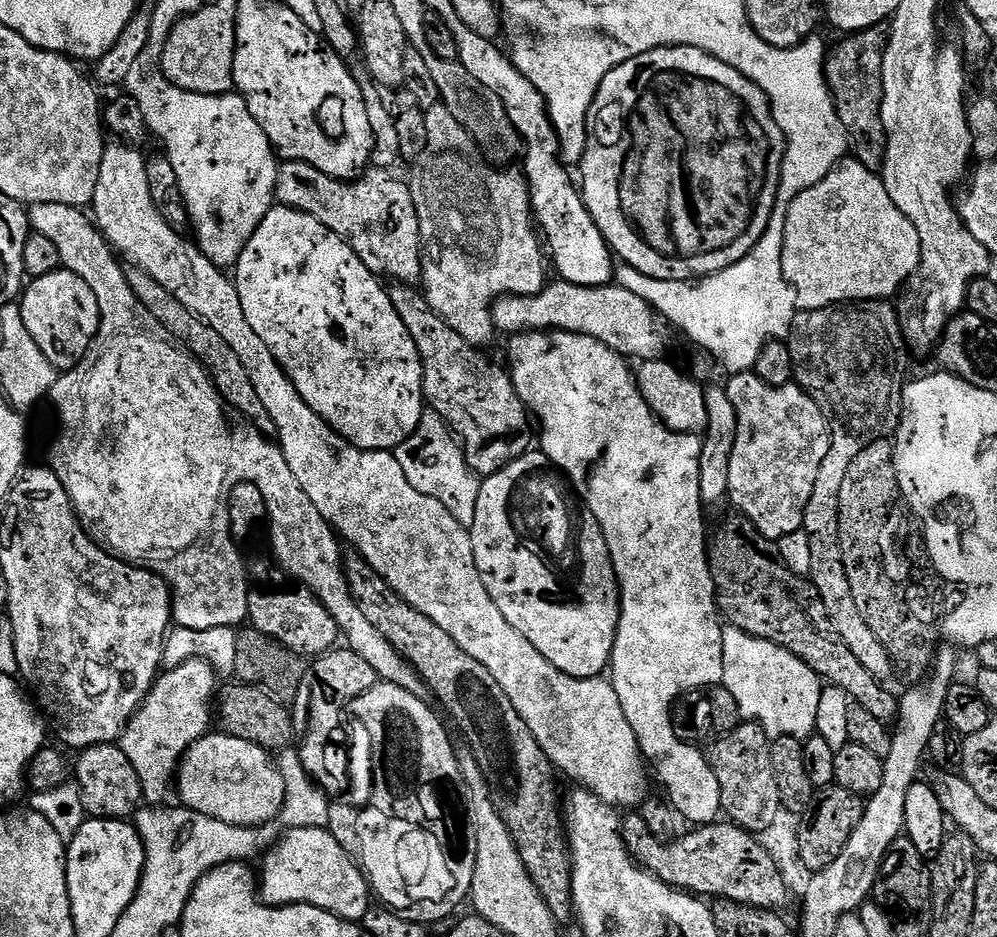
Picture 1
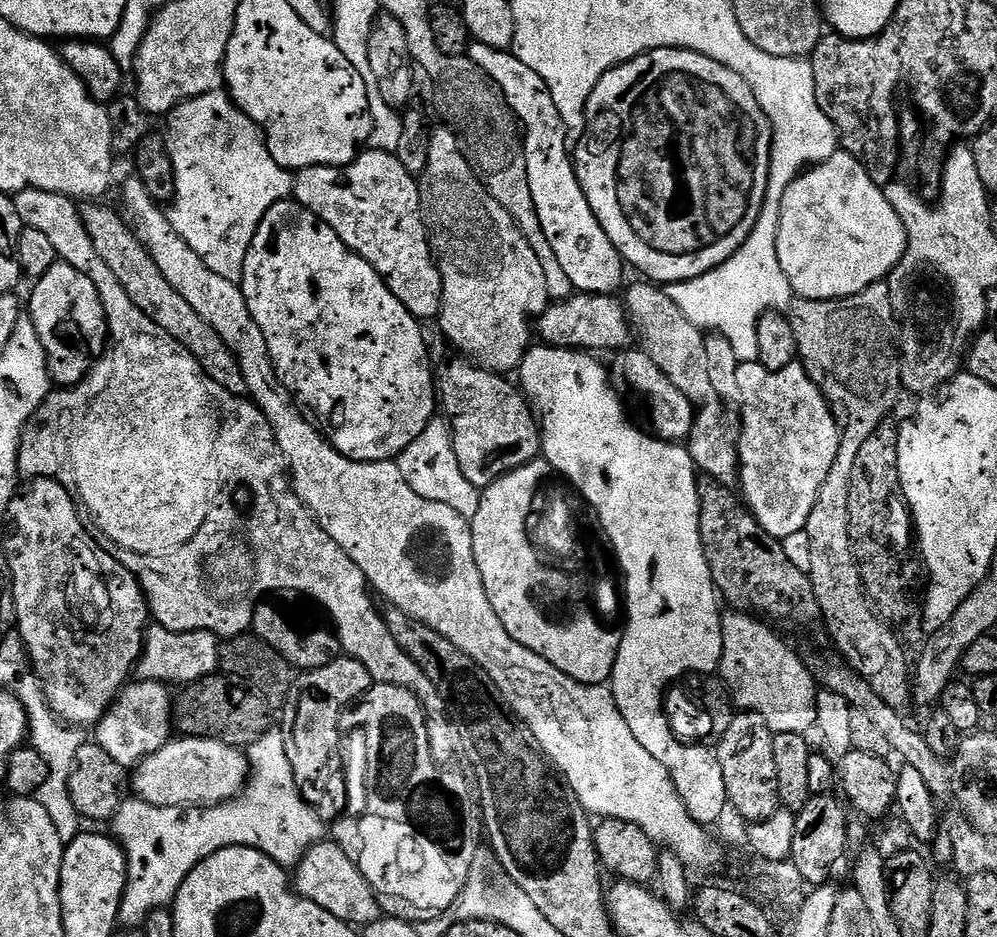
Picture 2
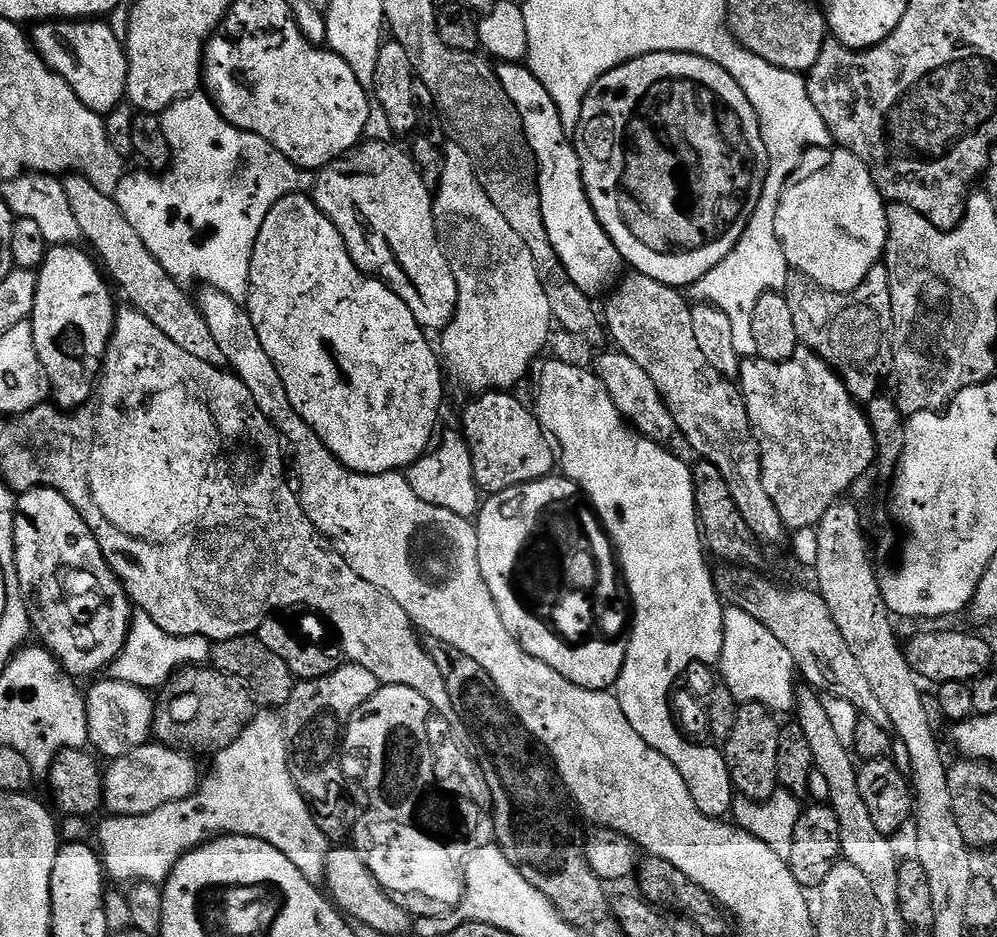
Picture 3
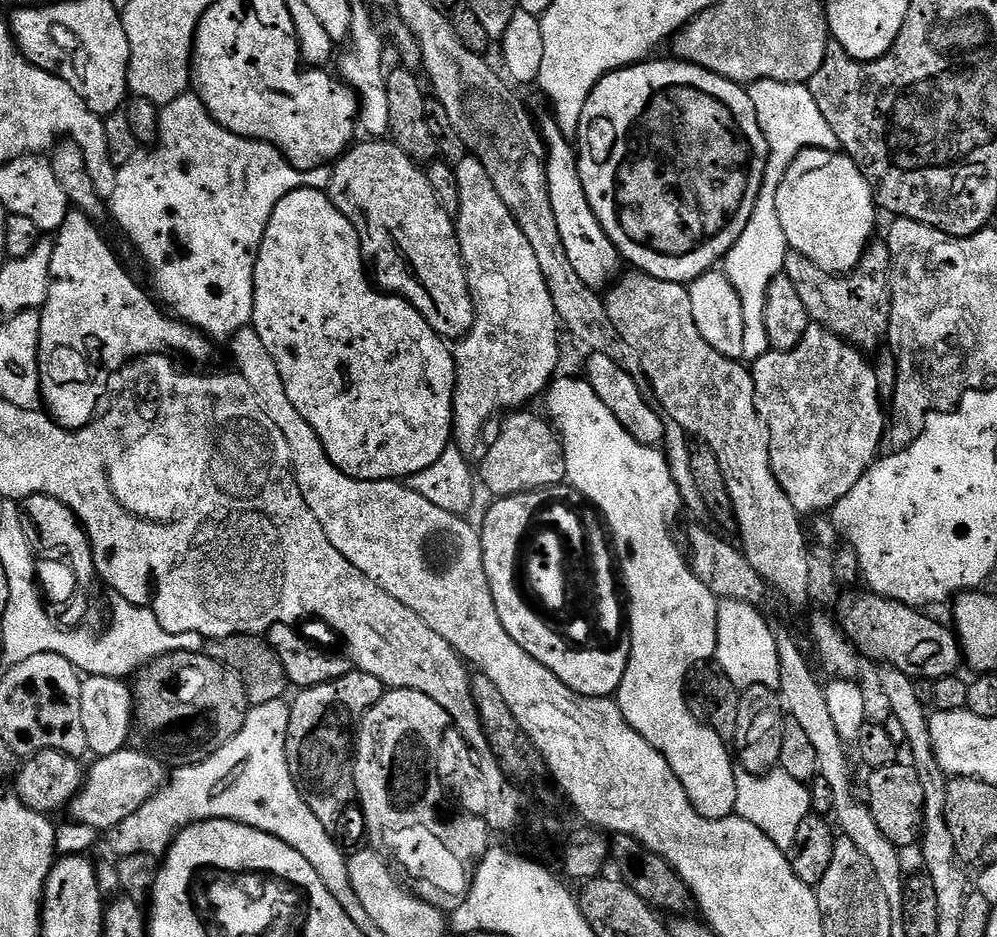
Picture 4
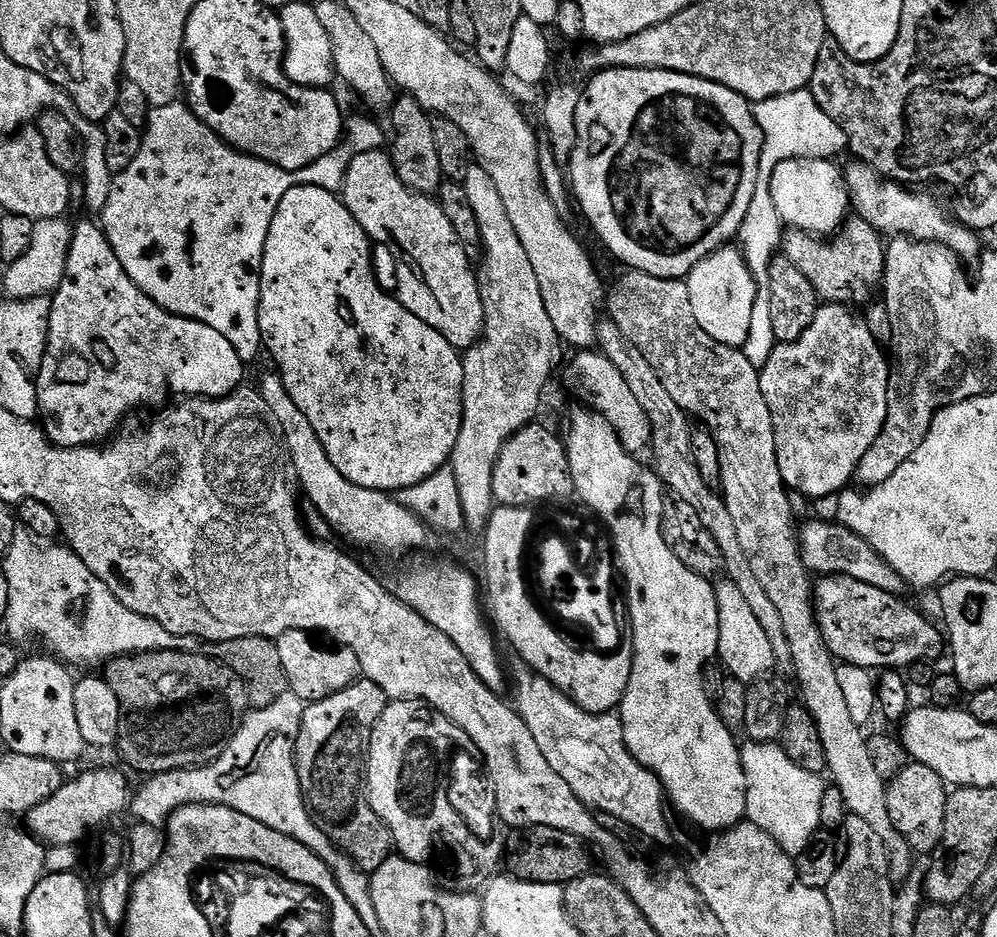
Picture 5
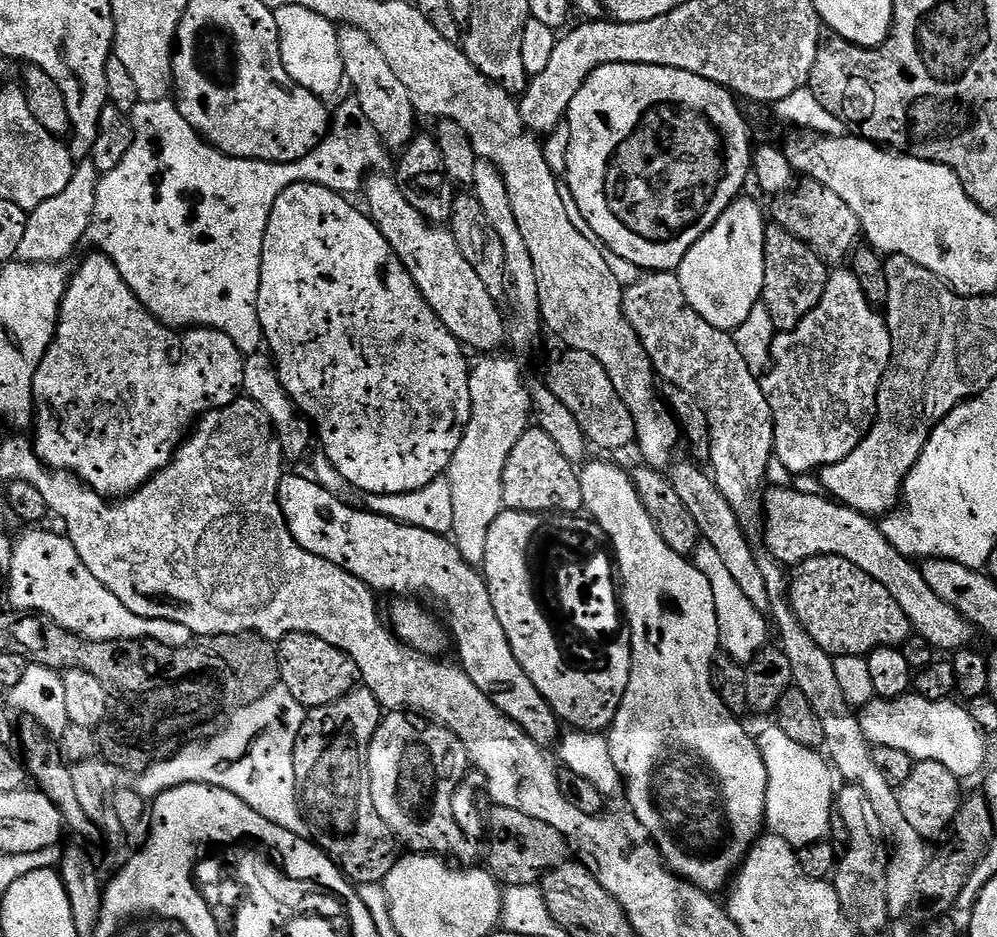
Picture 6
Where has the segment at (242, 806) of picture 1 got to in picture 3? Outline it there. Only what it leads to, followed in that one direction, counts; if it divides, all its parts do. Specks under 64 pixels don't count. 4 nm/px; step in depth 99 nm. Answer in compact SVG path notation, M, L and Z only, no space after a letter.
M149 742L130 754L115 757L104 772L105 809L114 816L141 816L158 810L170 802L192 796L202 783L202 771L193 757Z

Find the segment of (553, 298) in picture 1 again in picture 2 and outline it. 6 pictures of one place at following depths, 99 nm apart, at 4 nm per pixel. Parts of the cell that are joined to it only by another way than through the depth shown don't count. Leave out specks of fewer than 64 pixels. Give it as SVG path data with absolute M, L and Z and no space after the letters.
M573 294L567 300L549 303L548 308L535 321L534 328L540 331L545 345L553 348L575 348L589 354L616 352L633 343L634 333L630 317L621 301L615 295L594 296Z

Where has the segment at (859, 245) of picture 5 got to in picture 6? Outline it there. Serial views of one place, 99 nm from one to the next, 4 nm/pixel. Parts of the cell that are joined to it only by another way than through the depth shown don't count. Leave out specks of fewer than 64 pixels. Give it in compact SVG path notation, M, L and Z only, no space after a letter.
M808 178L803 182L805 184L800 189L797 187L795 190L781 192L771 201L771 223L794 234L794 238L806 242L806 246L817 252L825 264L843 265L862 240L858 214L854 214L854 210L850 210L850 206L846 206L846 202L842 202L842 198L834 194L834 190L822 186L817 180Z

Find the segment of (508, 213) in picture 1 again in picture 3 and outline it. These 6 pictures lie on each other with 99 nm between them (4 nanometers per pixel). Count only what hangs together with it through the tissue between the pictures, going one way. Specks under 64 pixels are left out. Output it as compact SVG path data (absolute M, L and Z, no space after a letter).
M449 143L447 147L443 149L441 182L434 189L432 209L440 245L448 256L450 270L458 286L458 302L456 317L443 329L441 336L444 337L440 344L438 340L438 348L447 367L448 364L452 367L453 374L472 394L512 390L515 389L515 384L520 384L527 378L532 363L539 358L548 335L554 329L550 301L546 299L546 290L542 290L538 266L534 266L534 258L530 255L530 250L526 250L526 242L522 242L522 238L514 234L510 222L506 222L506 218L498 214L494 202L486 198L486 190L482 190L478 182L470 154L466 154L462 146L454 143Z

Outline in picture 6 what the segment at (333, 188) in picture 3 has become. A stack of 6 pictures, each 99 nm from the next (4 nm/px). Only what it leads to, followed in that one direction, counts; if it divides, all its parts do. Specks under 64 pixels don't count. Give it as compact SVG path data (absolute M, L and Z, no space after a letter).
M372 174L363 181L364 200L366 211L372 217L372 221L378 226L378 230L390 242L390 246L396 251L396 257L401 260L409 274L414 278L421 294L426 298L428 305L438 314L438 318L454 334L454 338L459 340L465 349L480 352L476 354L492 354L506 344L506 316L500 313L500 308L496 305L493 289L487 288L483 284L482 278L475 272L474 267L463 257L462 250L458 248L458 242L452 236L447 227L437 226L432 221L426 219L410 202L406 202L406 194L397 186L395 179L391 175Z

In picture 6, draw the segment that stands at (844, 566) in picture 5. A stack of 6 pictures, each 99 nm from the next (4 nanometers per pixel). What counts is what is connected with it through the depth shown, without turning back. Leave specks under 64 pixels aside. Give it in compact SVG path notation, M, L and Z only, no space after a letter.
M772 488L767 489L766 495L762 500L762 508L766 513L766 520L768 516L768 529L764 532L764 540L766 543L766 550L771 553L776 560L780 561L785 566L795 566L801 564L803 560L809 560L815 556L841 556L846 558L846 562L854 562L854 566L858 566L858 570L862 570L866 574L870 574L870 578L874 578L874 582L882 582L882 586L886 586L886 590L890 590L891 596L894 597L894 602L898 602L898 606L902 606L902 610L906 614L908 621L912 623L913 633L918 637L921 636L926 643L932 648L941 648L942 651L948 652L947 654L955 653L957 650L964 650L969 647L968 644L975 636L978 636L977 629L967 620L962 614L958 614L958 610L954 610L954 606L950 606L946 602L942 602L942 598L938 598L938 594L934 594L934 590L930 590L930 586L926 586L926 578L920 573L919 567L909 557L903 556L898 550L894 550L894 546L890 546L890 542L885 536L880 533L880 525L873 517L864 515L863 512L855 512L853 508L847 508L845 504L841 504L827 495L819 494L815 496L812 492L799 492L796 488Z

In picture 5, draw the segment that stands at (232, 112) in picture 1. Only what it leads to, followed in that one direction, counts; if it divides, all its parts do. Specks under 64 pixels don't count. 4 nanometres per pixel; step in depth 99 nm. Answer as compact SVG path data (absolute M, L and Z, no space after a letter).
M173 102L153 107L147 115L146 127L140 137L140 149L130 166L126 166L123 172L115 173L112 188L109 190L109 198L102 209L102 227L108 235L110 246L114 254L118 254L118 262L130 274L130 278L142 289L143 292L158 306L162 306L167 312L173 312L176 316L185 316L191 320L206 322L206 326L214 326L222 338L228 339L230 346L238 350L238 358L245 362L252 362L259 352L262 352L264 339L260 329L260 267L264 257L266 246L266 234L270 230L270 222L278 208L278 202L288 192L289 187L294 185L316 185L319 188L336 192L338 185L343 181L344 175L348 172L351 162L348 160L348 152L352 152L352 140L348 144L339 144L331 152L325 153L319 159L313 160L306 167L298 169L286 169L275 167L271 160L259 160L256 156L250 156L247 152L240 152L232 147L218 135L211 132L203 122L198 119L184 102Z

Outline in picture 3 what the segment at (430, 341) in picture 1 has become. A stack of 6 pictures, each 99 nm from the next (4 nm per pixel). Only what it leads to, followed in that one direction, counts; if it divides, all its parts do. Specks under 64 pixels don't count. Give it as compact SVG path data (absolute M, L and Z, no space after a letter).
M508 390L479 393L464 412L462 435L470 450L476 487L484 494L540 480L558 468L558 452L549 433L540 425L535 411L512 395L516 394Z

